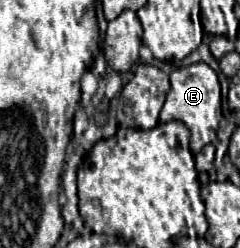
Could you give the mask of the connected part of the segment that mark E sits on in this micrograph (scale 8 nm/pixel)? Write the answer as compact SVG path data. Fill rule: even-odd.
M197 62L197 64L191 64L187 68L173 70L169 80L171 80L171 90L167 94L167 100L165 100L165 106L161 110L159 120L161 122L169 122L169 120L183 122L187 126L189 134L191 134L189 136L191 152L197 154L197 152L201 152L203 146L207 146L215 140L215 134L217 134L217 128L219 128L221 88L219 88L217 74L205 62Z

